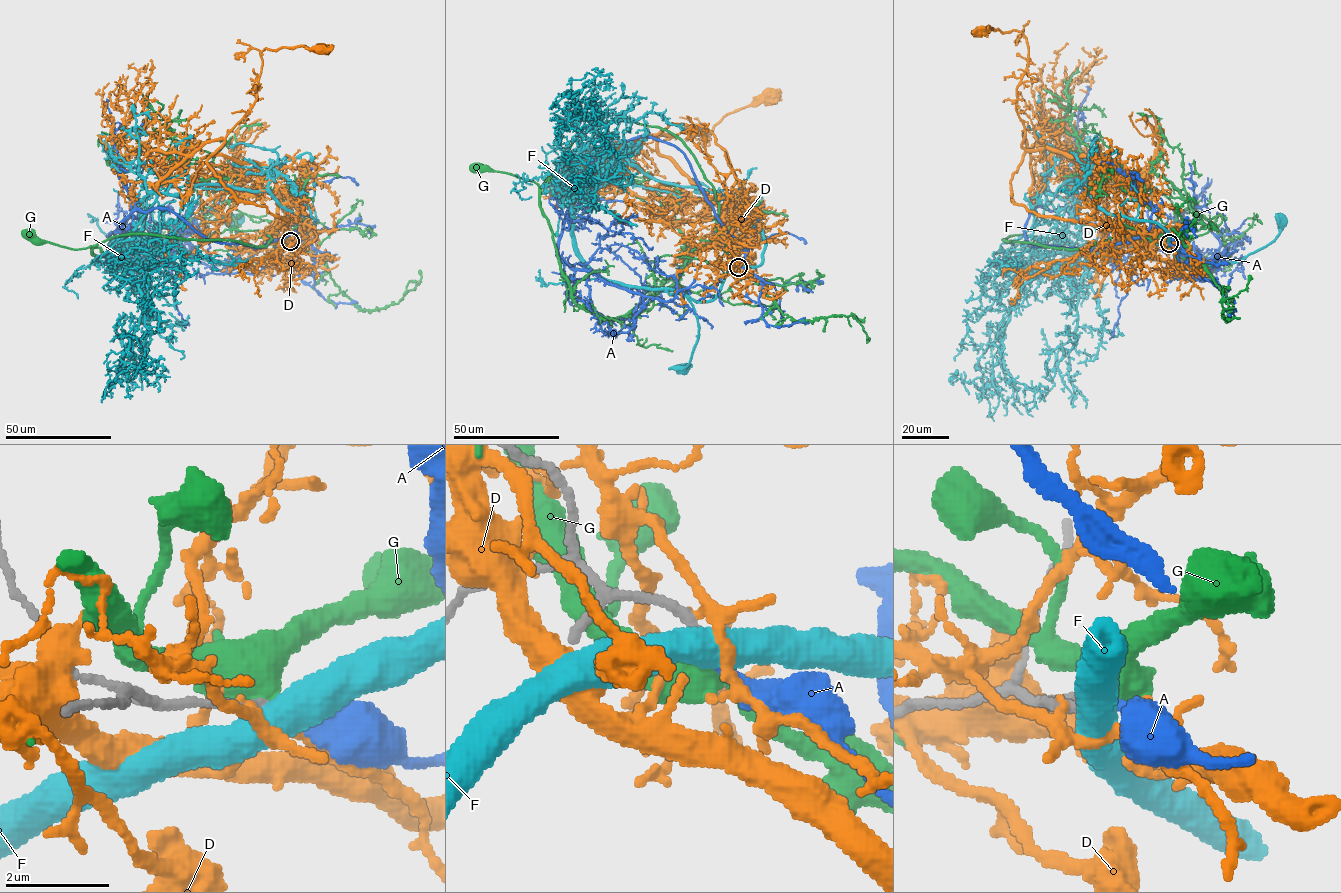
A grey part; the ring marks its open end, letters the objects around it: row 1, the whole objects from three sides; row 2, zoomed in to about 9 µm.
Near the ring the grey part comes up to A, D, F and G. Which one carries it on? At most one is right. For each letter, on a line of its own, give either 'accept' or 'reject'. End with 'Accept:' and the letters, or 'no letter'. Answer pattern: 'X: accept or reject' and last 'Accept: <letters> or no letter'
A: accept
D: reject
F: reject
G: reject
Accept: A

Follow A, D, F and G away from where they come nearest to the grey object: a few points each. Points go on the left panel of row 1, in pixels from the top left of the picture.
A: (290, 241), (296, 225), (255, 248), (219, 243), (153, 208), (111, 238), (194, 258), (186, 233), (226, 168)
D: (289, 241), (274, 234), (278, 191), (271, 173), (257, 163), (209, 156), (255, 100), (265, 48), (322, 48)
F: (290, 241), (264, 257), (242, 261), (250, 258), (250, 252), (236, 231), (239, 221), (236, 221)
G: (290, 241), (268, 235), (267, 244), (258, 247), (126, 234), (75, 249), (34, 244), (26, 236)

